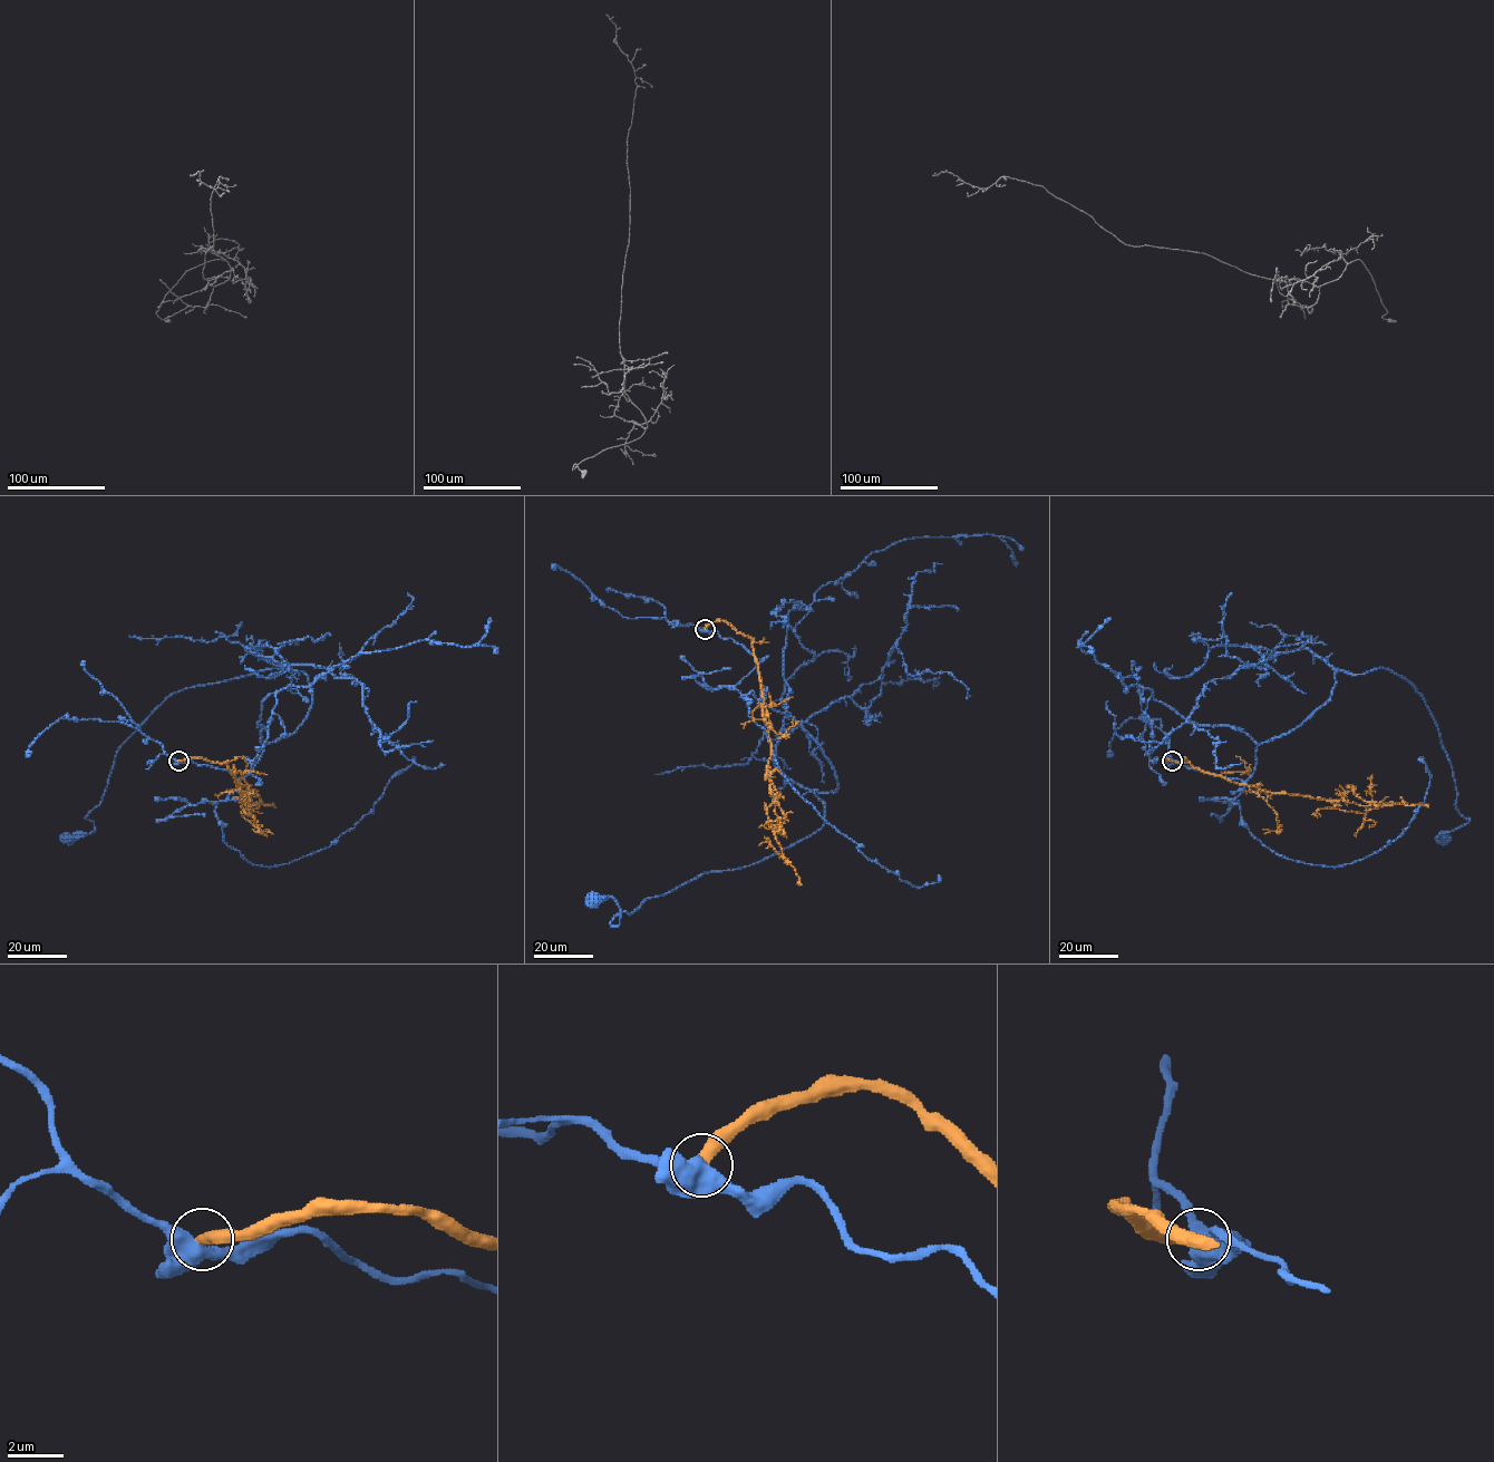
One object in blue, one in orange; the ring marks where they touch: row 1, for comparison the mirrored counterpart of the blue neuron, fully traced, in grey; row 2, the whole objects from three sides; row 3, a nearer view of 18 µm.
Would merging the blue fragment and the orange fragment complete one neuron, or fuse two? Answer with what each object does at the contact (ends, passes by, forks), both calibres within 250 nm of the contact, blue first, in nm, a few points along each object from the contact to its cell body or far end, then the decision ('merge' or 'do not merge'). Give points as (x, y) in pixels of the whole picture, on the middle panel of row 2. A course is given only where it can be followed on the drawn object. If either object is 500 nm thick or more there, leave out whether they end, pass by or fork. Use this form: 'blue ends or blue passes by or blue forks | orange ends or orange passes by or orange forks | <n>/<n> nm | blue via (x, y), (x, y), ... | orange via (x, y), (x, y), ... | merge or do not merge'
blue forks | orange ends | 480/460 nm | blue via (704, 629), (821, 746), (823, 825), (617, 926), (595, 900) | orange via (704, 629), (726, 620), (753, 640), (770, 746), (767, 777), (775, 800), (767, 816), (802, 886) | do not merge

